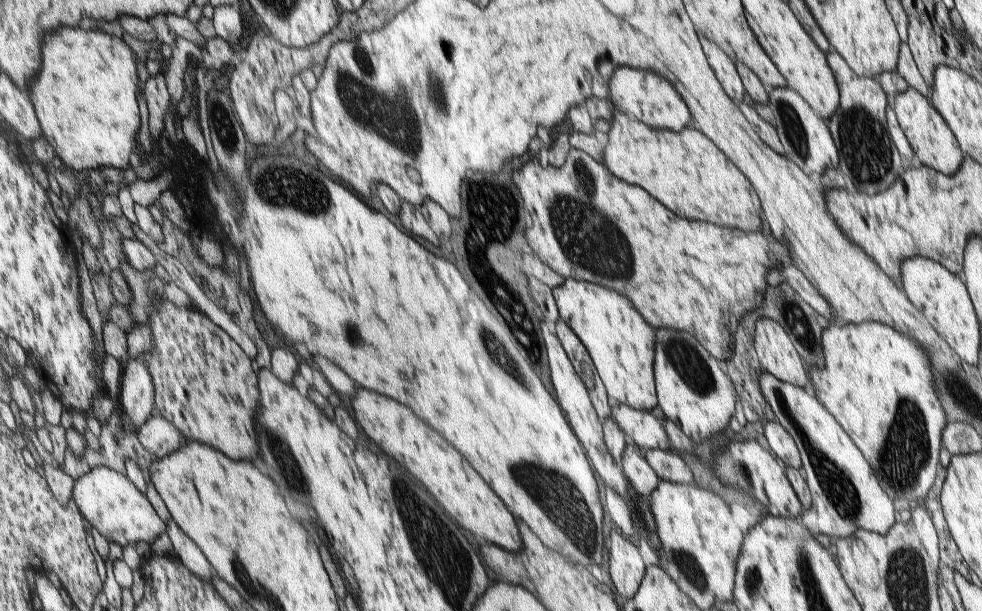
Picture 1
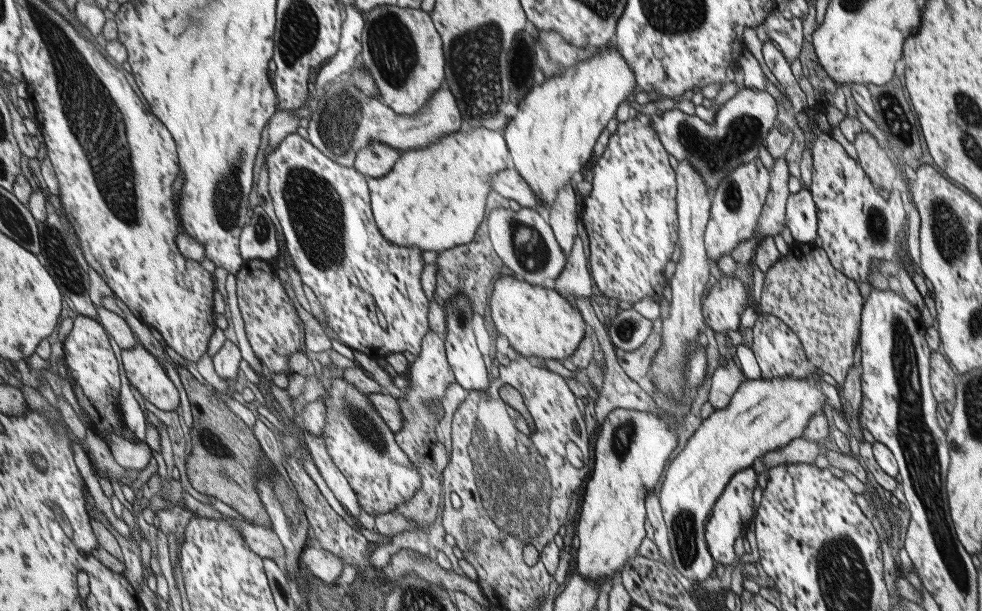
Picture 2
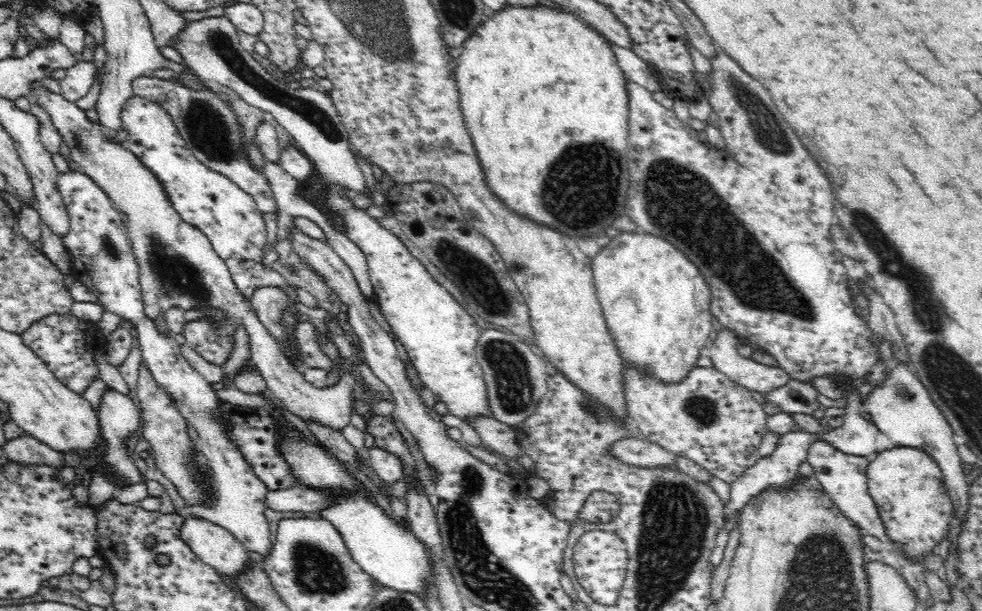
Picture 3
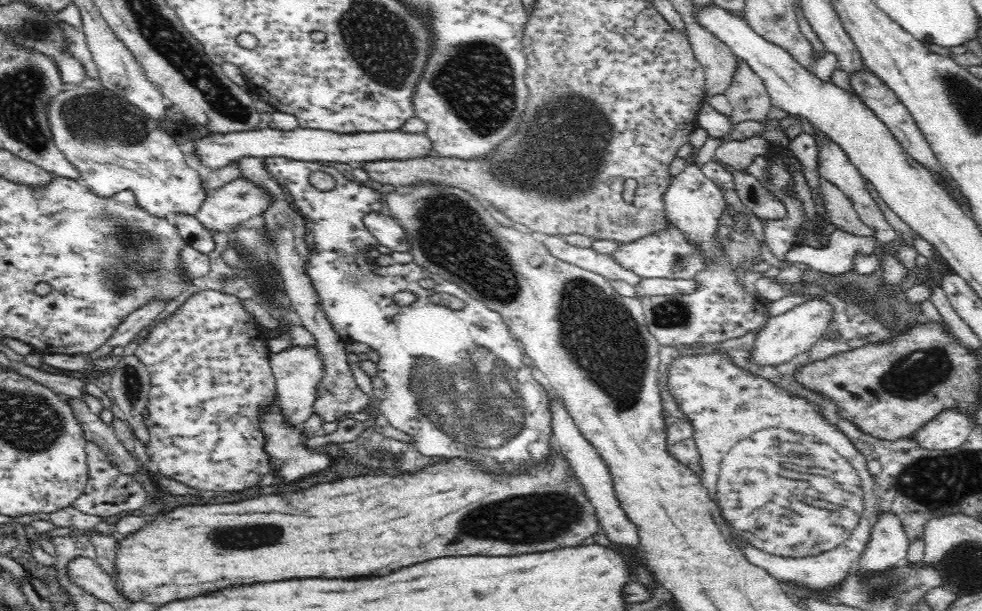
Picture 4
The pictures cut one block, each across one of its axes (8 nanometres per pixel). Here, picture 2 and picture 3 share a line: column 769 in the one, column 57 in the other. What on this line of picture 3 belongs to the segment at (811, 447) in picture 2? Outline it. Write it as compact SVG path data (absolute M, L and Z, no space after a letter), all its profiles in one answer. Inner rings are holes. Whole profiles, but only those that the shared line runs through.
M29 435L8 440L1 448L6 460L18 465L51 467L58 470L64 464L63 454L52 451Z

